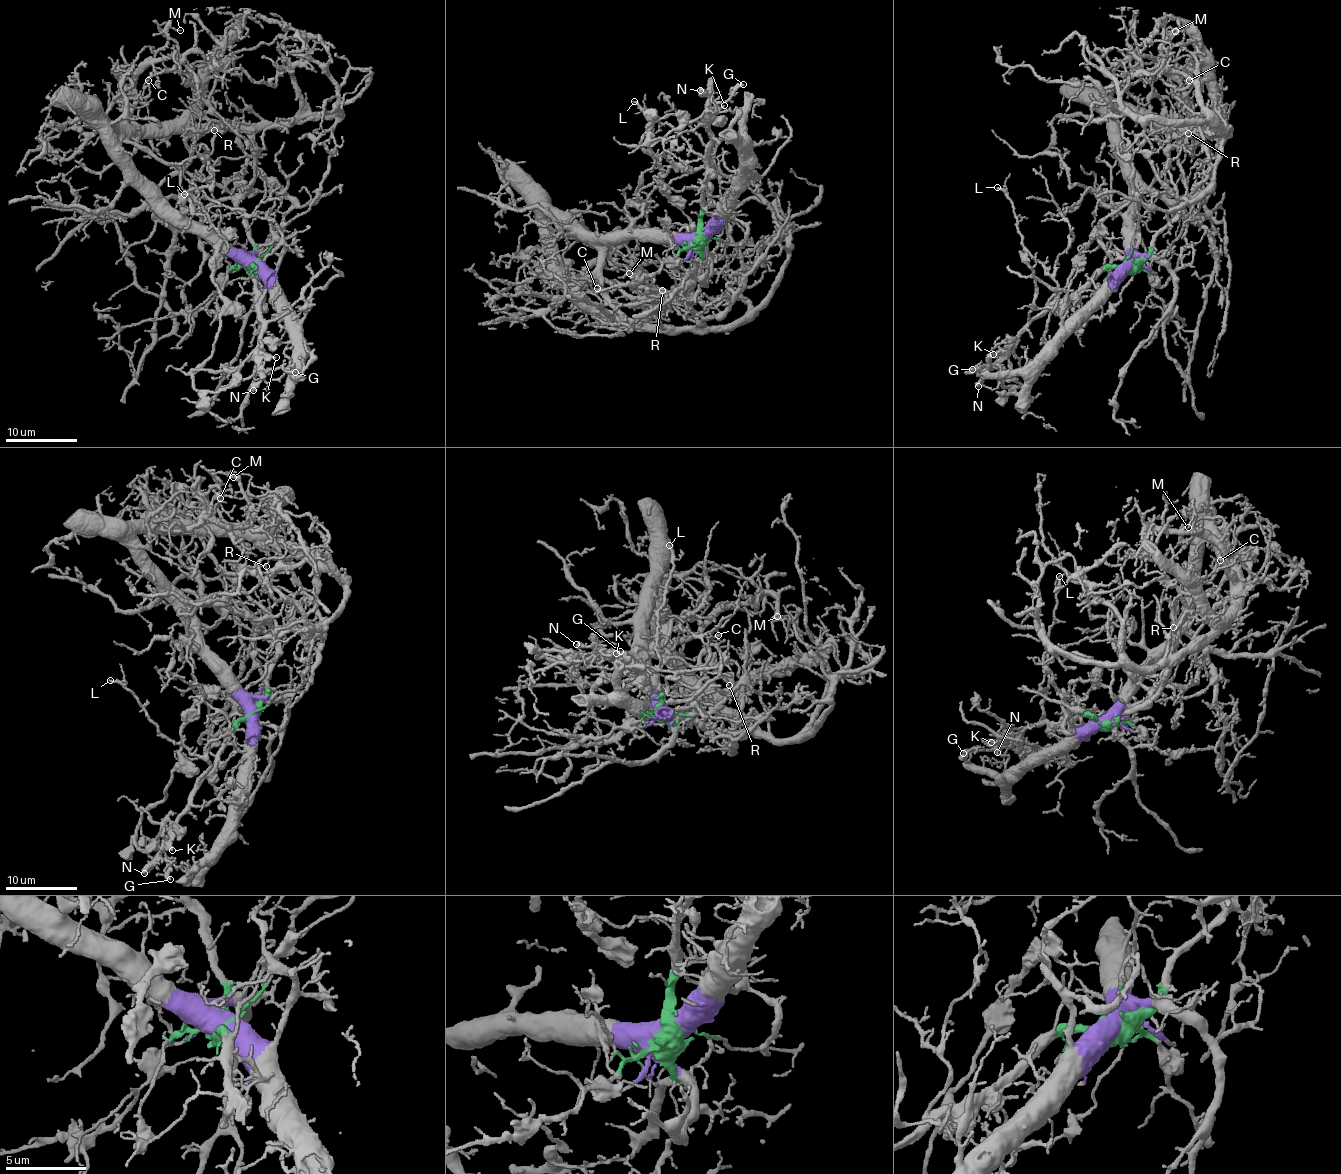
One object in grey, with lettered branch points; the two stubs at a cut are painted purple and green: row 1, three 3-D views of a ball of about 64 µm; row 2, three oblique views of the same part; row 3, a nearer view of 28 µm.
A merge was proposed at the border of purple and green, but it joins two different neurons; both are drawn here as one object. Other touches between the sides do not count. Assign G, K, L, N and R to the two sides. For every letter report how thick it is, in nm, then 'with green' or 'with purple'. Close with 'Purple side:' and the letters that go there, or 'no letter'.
G: 360 nm | with green
K: 200 nm | with green
L: 180 nm | with green
N: 480 nm | with green
R: 90 nm | with purple
Purple side: R

